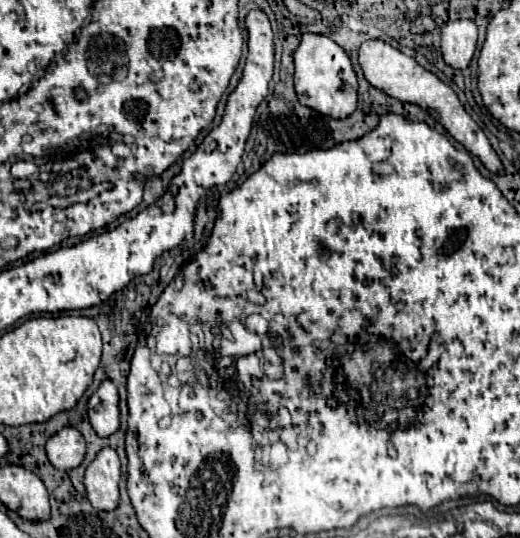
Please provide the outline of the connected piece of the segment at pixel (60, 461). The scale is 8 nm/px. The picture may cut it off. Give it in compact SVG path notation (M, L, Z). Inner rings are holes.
M68 426L56 432L48 442L46 442L46 454L48 460L54 468L58 470L74 470L82 464L86 456L86 442L80 438L82 434Z

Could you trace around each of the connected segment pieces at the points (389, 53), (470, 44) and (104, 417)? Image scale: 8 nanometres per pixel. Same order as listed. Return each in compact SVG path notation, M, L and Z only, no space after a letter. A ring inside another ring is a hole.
M368 40L368 42L364 42L360 46L360 50L358 50L358 60L360 60L360 66L362 66L362 72L364 72L366 80L374 88L386 92L388 96L392 96L392 98L396 98L400 102L410 102L410 104L422 106L430 114L436 114L436 118L444 124L448 134L456 142L460 142L470 154L478 156L480 162L492 174L504 174L504 166L502 166L498 154L494 152L490 140L480 130L480 126L468 116L468 112L464 110L464 106L460 104L460 100L456 98L456 94L454 94L454 90L450 86L446 86L442 80L438 80L432 72L428 72L422 66L418 66L414 58L404 56L400 50L392 48L390 44L382 42L382 40Z
M456 20L442 26L442 56L452 68L468 68L476 50L478 28L472 20Z
M104 380L88 400L88 418L94 432L102 438L112 436L120 426L118 390L112 380Z

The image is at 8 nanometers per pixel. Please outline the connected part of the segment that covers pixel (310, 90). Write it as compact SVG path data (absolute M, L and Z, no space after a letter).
M304 34L294 52L294 88L302 106L330 118L348 118L356 110L358 80L348 54L328 36Z

